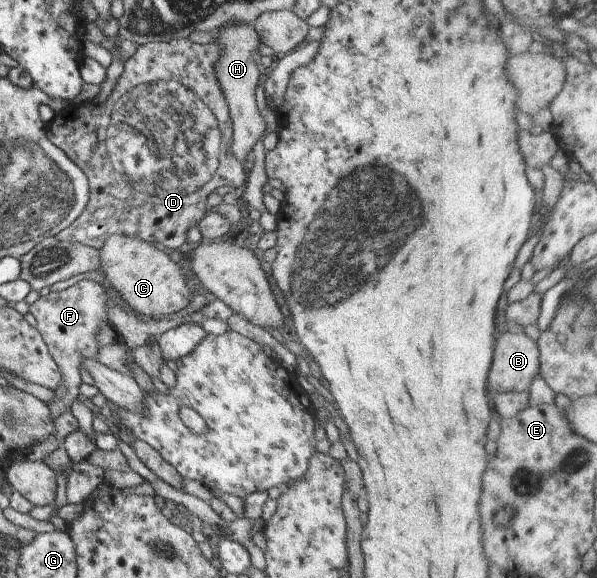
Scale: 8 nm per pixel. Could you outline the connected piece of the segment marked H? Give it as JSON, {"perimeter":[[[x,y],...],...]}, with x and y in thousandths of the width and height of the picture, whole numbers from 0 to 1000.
{"perimeter":[[[380,40],[369,45],[360,55],[363,62],[355,74],[367,83],[367,93],[358,107],[357,125],[377,171],[387,209],[389,234],[384,256],[394,275],[414,289],[420,254],[442,227],[442,209],[432,197],[429,171],[425,170],[429,140],[432,140],[439,121],[432,109],[434,95],[427,92],[427,83],[436,74],[422,40]]]}

